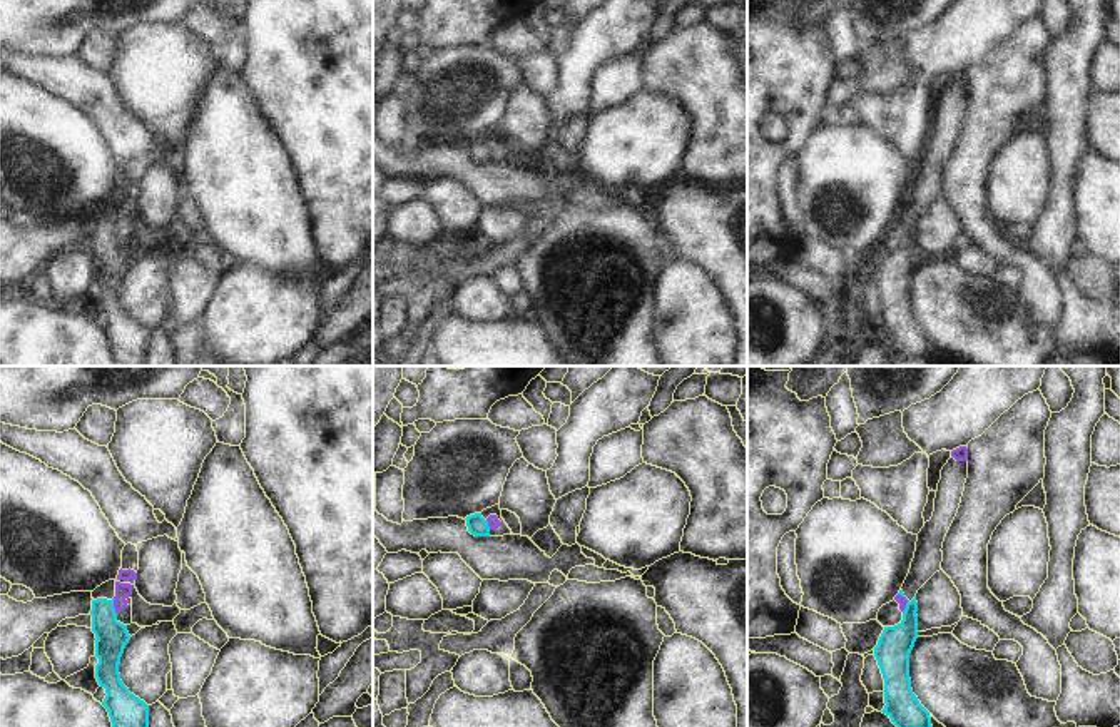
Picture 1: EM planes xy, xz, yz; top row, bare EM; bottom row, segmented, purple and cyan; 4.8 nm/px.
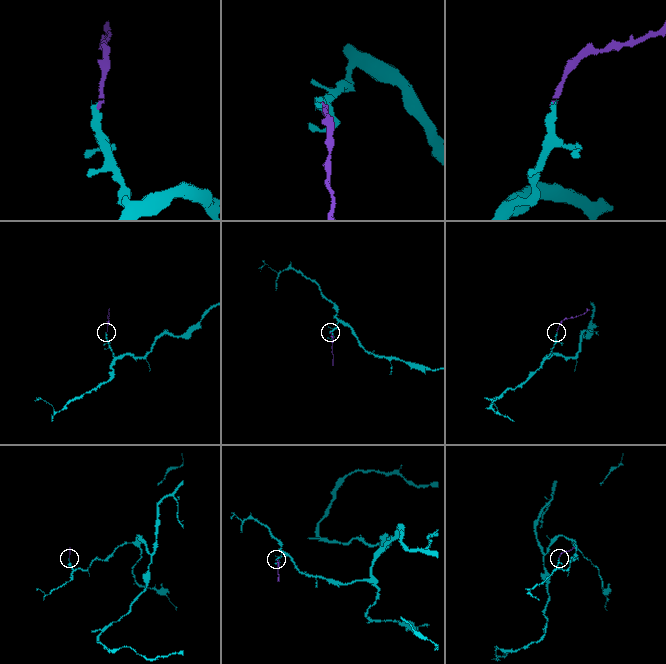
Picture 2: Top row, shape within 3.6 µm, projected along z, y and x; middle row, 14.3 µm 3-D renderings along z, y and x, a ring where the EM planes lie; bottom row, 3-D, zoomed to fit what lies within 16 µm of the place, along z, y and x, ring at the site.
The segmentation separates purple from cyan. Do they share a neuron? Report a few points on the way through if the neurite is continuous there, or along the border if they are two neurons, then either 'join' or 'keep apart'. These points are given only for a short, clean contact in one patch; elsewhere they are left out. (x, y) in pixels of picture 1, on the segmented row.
along xy (112, 599), (116, 614) | keep apart

